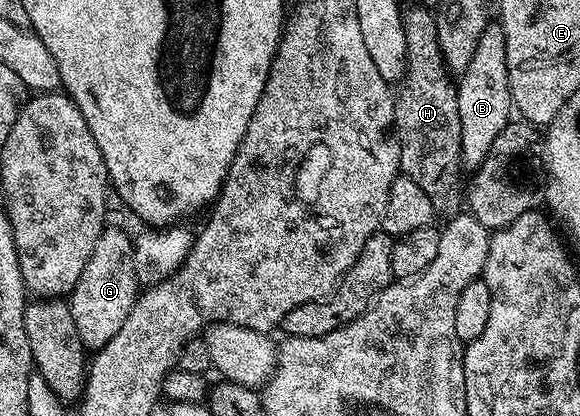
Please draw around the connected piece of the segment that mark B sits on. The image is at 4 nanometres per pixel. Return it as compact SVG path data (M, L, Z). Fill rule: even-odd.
M490 25L483 29L479 45L475 45L475 53L471 53L471 65L460 72L457 100L461 126L461 162L466 168L475 169L485 160L495 137L503 133L515 111L507 81L507 51L500 25Z

